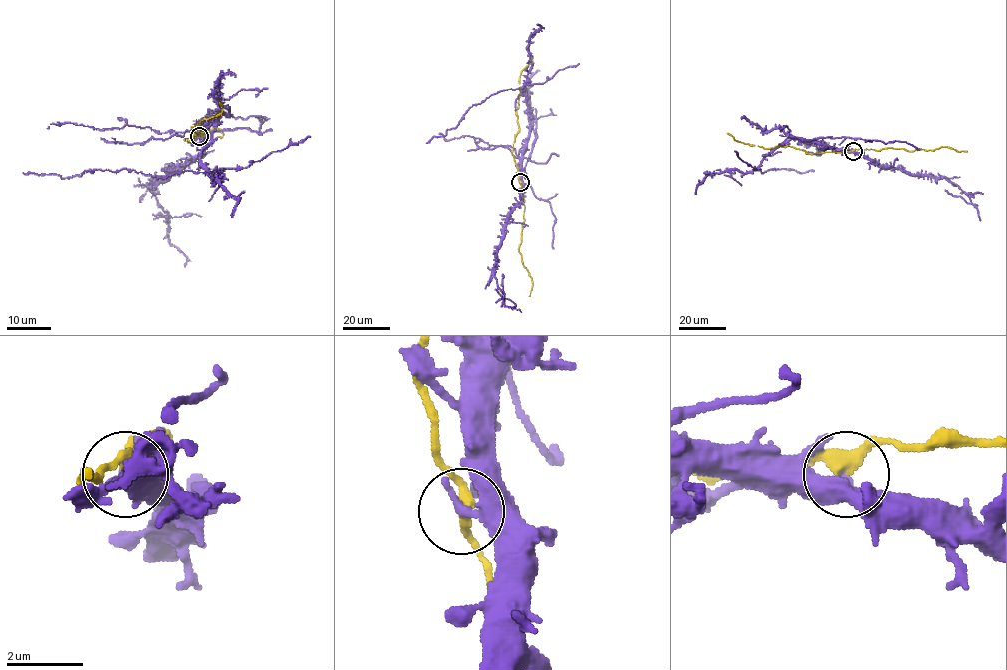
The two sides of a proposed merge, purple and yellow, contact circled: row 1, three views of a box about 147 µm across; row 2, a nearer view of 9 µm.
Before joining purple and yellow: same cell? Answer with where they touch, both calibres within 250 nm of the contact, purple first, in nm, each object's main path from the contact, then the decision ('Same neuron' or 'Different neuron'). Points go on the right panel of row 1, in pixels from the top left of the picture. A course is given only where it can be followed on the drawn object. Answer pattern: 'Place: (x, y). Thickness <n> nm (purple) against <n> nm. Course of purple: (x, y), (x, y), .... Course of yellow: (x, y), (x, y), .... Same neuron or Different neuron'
Place: (853, 151). Thickness 360 nm (purple) against 320 nm. Course of purple: (853, 151), (790, 138), (769, 152), (757, 169), (762, 173), (774, 168), (800, 173), (814, 170). Course of yellow: (853, 151), (807, 154), (790, 146), (764, 148), (736, 140), (727, 133). Different neuron

